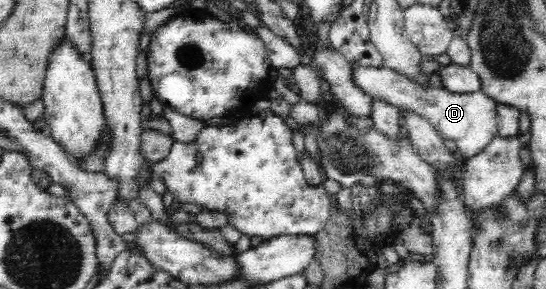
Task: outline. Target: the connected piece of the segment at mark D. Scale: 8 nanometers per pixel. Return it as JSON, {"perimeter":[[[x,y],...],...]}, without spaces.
{"perimeter":[[[354,67],[353,78],[370,97],[426,118],[442,140],[456,142],[463,160],[483,151],[497,136],[497,103],[481,89],[474,93],[449,92],[444,87],[421,85],[411,77],[388,68]]]}

